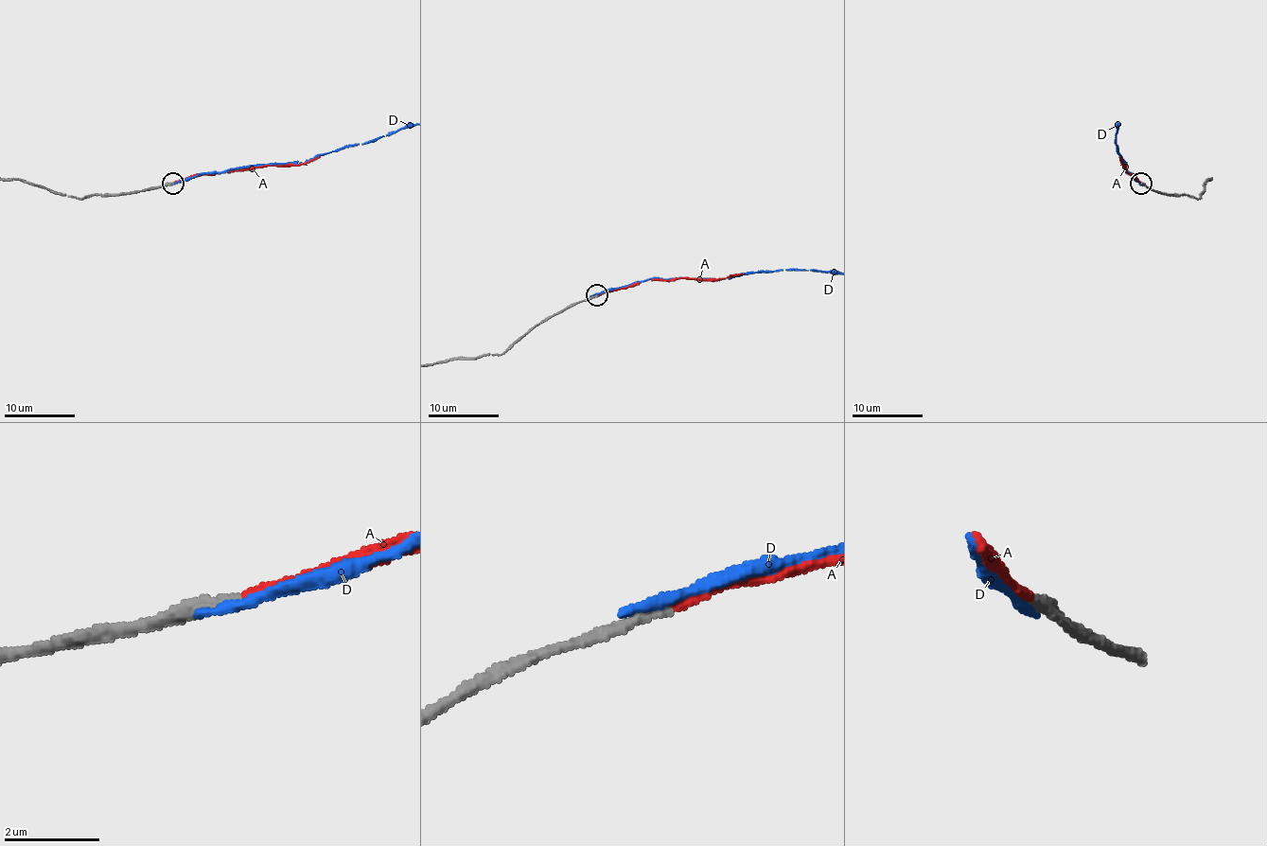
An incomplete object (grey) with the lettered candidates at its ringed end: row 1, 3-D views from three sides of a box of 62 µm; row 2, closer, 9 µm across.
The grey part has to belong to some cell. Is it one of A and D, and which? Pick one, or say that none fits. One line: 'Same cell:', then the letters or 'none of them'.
Same cell: A

